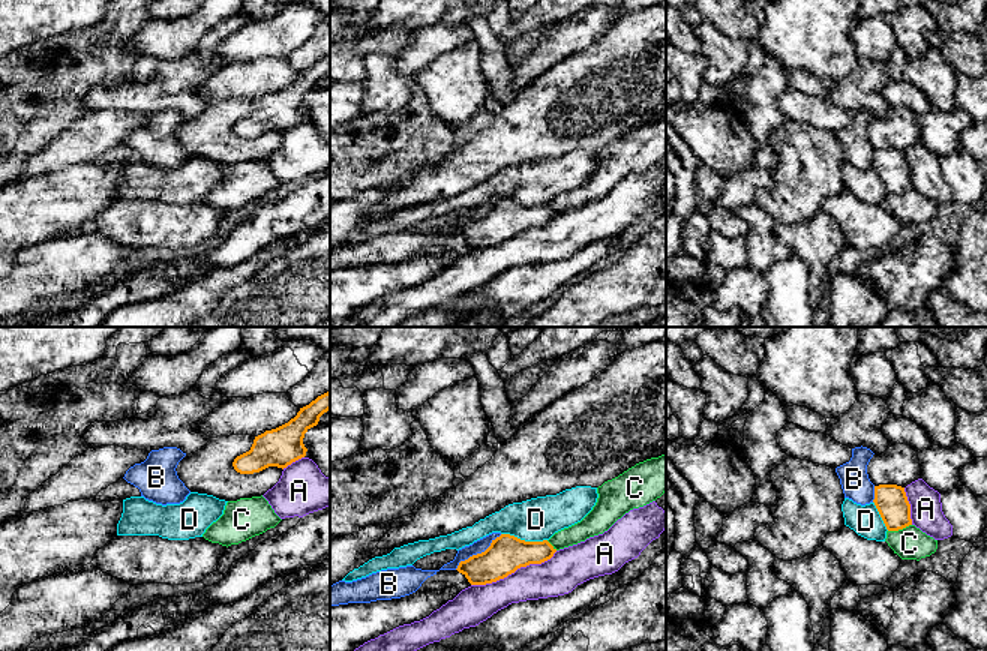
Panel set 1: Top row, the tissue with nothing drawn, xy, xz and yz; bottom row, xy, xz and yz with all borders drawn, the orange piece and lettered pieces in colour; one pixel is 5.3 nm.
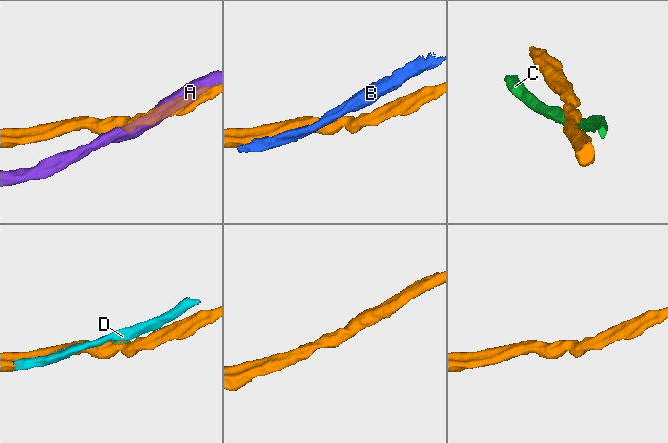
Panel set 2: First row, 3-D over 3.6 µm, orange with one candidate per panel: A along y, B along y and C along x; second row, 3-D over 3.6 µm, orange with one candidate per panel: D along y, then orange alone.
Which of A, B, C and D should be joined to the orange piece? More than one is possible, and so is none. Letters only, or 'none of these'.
none of these

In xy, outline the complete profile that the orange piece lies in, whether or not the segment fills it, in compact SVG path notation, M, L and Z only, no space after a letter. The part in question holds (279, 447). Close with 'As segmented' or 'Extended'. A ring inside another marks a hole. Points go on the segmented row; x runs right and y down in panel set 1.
M330 392L300 408L288 423L255 436L249 452L237 456L232 466L240 474L260 472L268 466L286 468L306 456L304 434L330 410Z. As segmented

